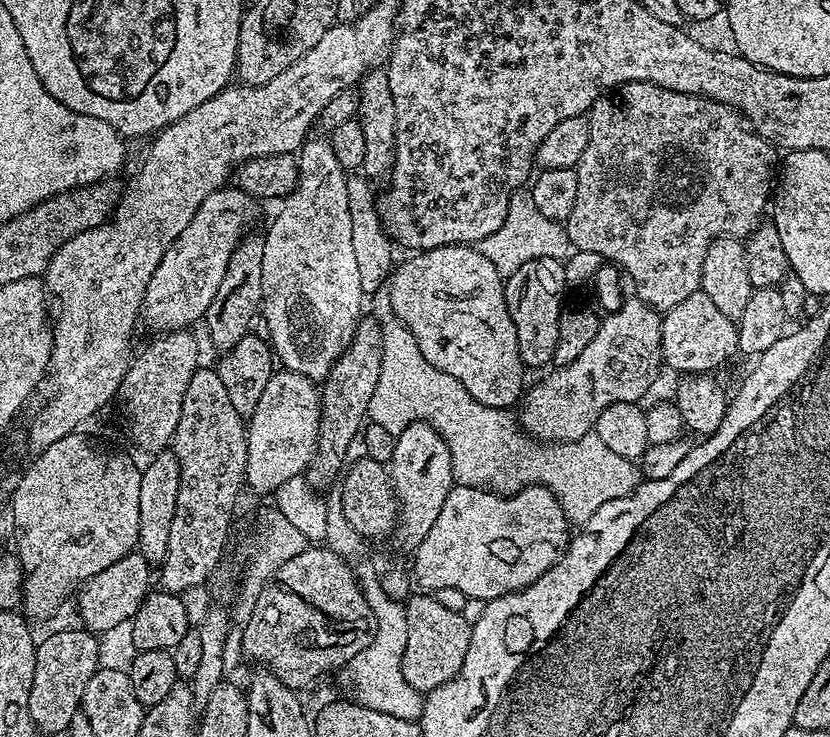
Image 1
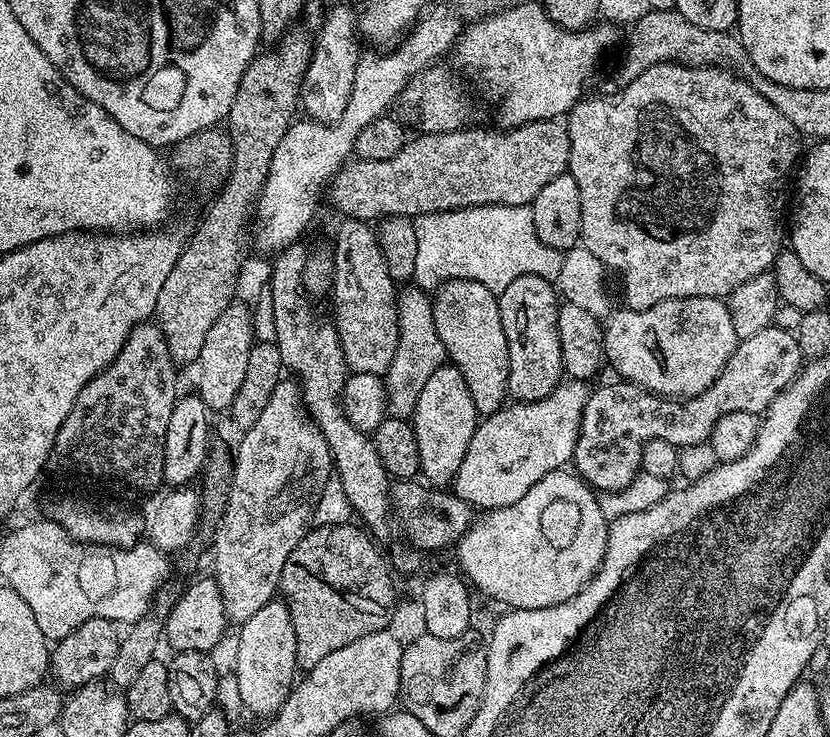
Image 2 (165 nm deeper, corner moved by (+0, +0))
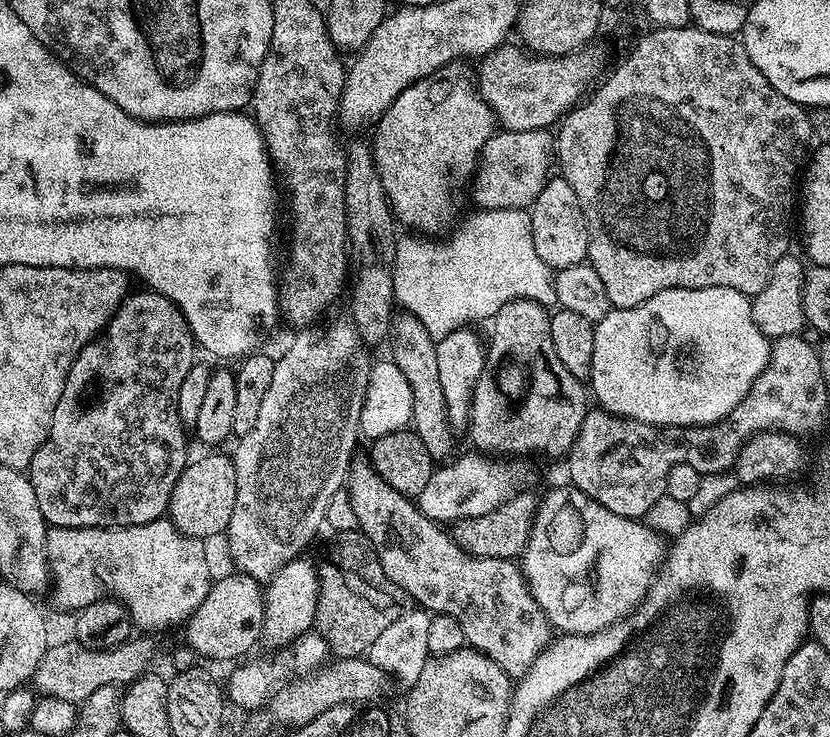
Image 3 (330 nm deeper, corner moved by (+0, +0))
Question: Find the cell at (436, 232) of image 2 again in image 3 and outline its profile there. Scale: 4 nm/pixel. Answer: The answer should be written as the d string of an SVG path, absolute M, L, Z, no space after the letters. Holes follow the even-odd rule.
M523 208L480 210L477 213L468 221L465 219L451 233L448 239L452 240L435 242L416 234L404 234L408 236L402 237L396 244L396 253L390 263L395 303L399 307L401 304L407 315L417 319L434 341L446 338L446 334L459 328L475 325L475 320L491 321L498 310L511 300L533 300L549 310L557 307L553 269L548 268L546 262L538 258L538 250L534 250L531 215Z

